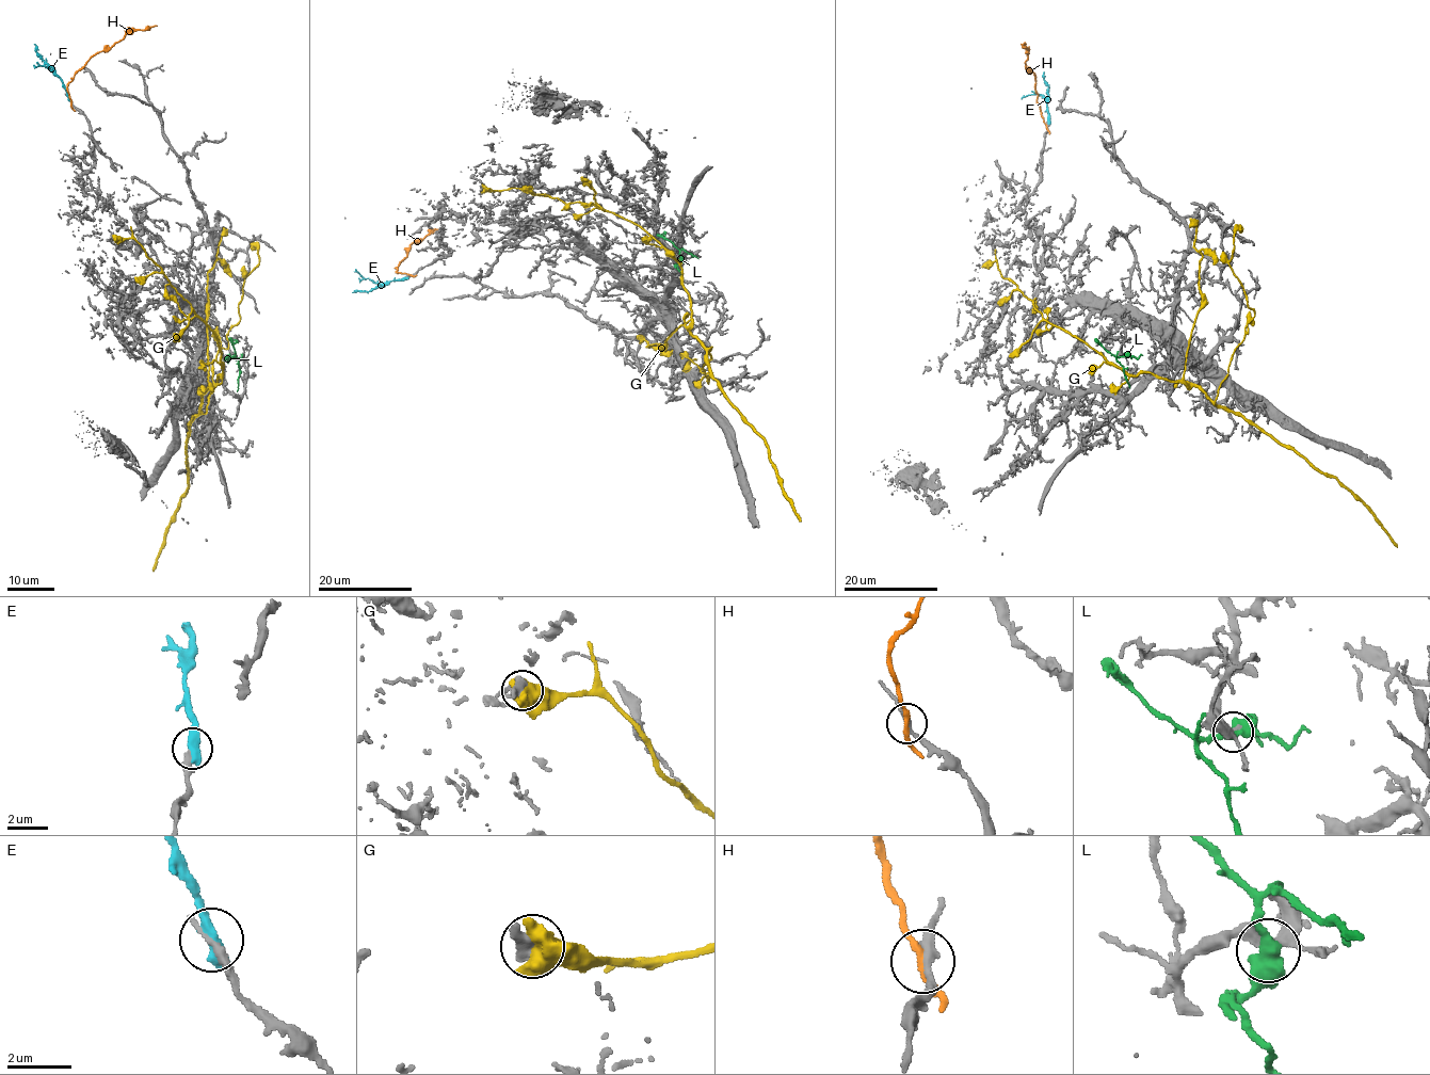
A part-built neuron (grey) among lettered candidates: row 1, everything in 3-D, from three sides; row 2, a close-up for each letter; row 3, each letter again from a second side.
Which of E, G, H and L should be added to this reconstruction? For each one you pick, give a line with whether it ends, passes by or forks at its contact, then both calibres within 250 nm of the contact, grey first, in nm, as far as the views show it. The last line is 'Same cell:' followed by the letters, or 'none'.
Same cell: none

